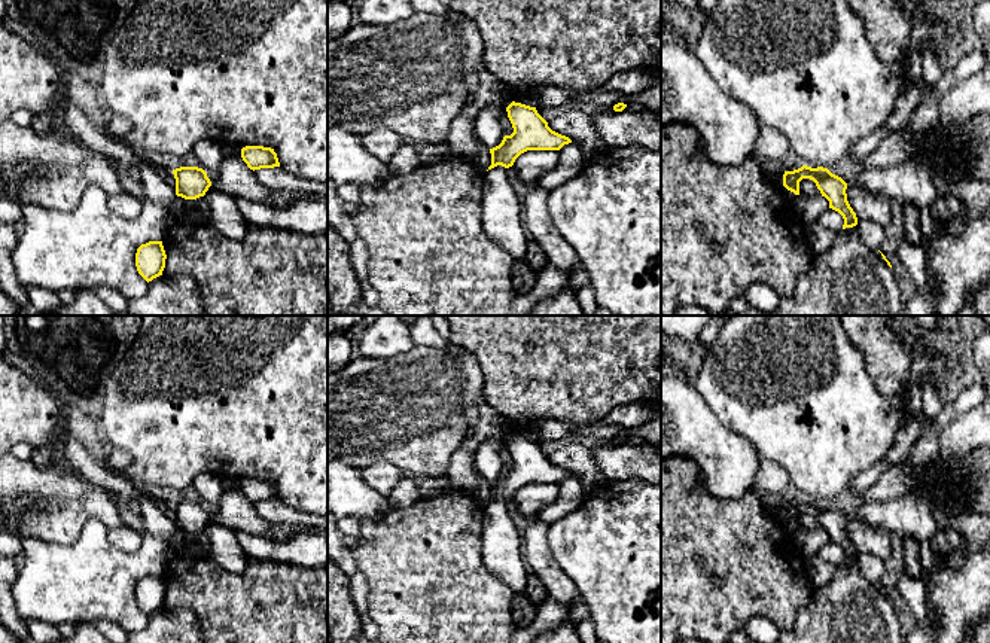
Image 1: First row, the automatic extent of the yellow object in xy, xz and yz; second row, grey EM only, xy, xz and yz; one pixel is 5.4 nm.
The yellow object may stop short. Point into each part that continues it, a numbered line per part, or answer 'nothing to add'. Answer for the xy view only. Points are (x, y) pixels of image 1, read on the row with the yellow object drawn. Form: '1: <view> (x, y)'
nothing to add

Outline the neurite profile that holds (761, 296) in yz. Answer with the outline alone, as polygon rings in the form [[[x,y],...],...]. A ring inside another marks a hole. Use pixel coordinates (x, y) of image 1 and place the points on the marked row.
[[[753,283],[750,284],[743,298],[747,301],[749,307],[753,307],[762,313],[771,313],[777,308],[780,296],[768,284]]]

